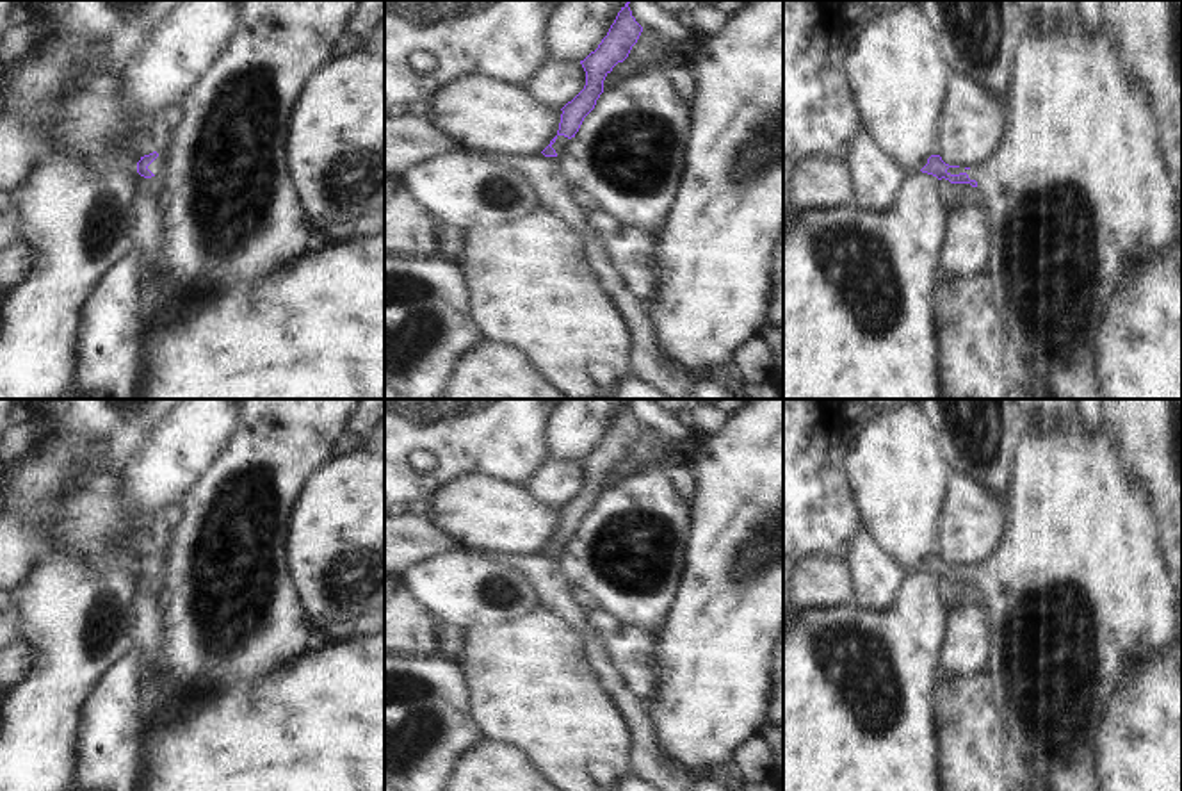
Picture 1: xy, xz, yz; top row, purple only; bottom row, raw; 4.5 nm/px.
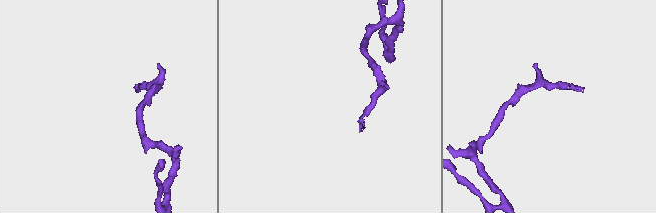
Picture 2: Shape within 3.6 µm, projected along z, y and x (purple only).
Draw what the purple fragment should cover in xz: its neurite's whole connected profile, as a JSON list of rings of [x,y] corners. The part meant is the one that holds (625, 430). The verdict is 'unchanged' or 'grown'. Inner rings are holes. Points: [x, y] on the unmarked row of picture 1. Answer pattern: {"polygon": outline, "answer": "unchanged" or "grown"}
{"polygon": [[[630,399],[621,406],[607,435],[598,447],[580,460],[586,470],[584,488],[568,501],[561,510],[557,534],[541,550],[545,556],[561,556],[568,549],[570,540],[579,531],[584,517],[595,508],[596,499],[603,492],[603,479],[618,461],[623,461],[632,445],[637,442],[643,426],[632,415]]], "answer": "grown"}

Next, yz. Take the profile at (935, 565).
{"polygon": [[[1102,428],[1093,435],[1056,431],[1052,435],[1025,435],[1013,467],[1013,486],[1006,501],[1006,524],[995,552],[983,565],[949,565],[940,554],[931,554],[922,572],[951,583],[977,586],[986,600],[990,631],[984,673],[992,684],[992,700],[1006,729],[1011,746],[1024,755],[1024,762],[1043,782],[1047,791],[1102,791],[1098,780],[1098,738],[1105,713],[1120,686],[1145,663],[1177,643],[1177,583],[1166,574],[1154,538],[1154,518],[1145,497],[1121,477],[1109,436]]], "answer": "grown"}

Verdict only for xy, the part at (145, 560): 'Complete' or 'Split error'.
Split error

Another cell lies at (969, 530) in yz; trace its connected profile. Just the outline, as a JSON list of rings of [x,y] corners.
[[[951,472],[935,554],[949,565],[983,565],[1000,540],[1006,506],[959,472]]]

